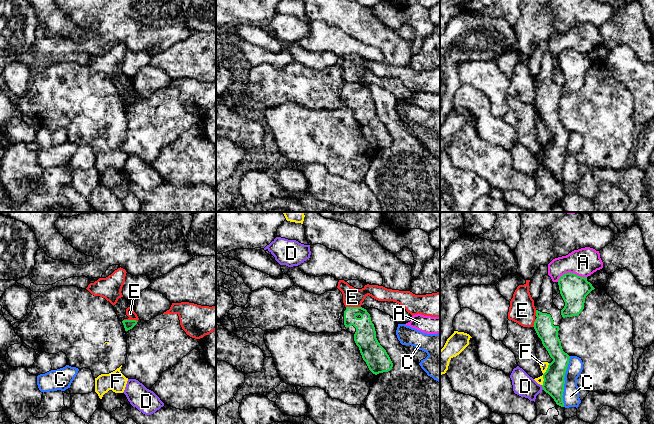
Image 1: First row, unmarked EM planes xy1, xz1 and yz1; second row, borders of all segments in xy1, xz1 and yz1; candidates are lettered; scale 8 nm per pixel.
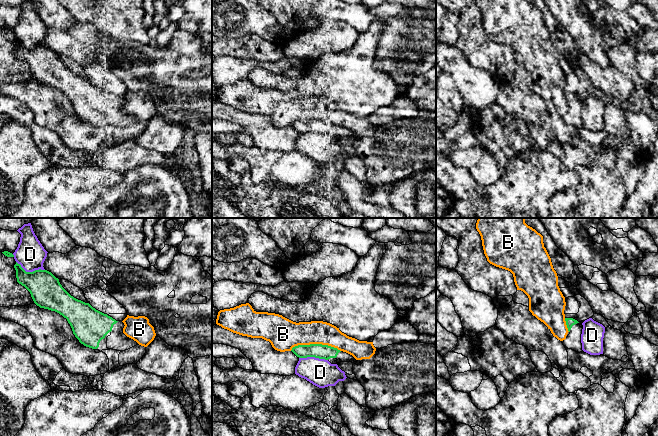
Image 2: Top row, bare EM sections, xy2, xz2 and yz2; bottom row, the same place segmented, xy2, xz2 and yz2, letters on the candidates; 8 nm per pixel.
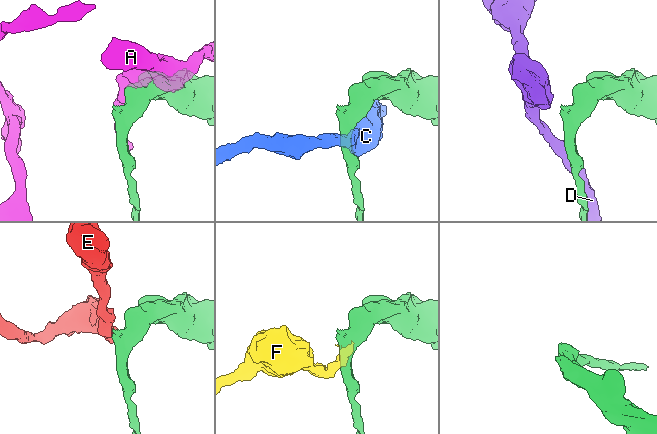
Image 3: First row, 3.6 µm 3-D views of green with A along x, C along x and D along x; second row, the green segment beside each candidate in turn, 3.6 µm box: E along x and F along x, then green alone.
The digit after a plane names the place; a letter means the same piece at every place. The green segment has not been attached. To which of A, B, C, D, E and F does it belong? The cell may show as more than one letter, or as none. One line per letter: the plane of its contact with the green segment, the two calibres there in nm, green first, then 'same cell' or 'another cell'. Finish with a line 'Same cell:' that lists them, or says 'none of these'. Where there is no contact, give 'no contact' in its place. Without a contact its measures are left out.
A: contact in yz1; calibres 220 and 220 nm; another cell
B: contact in xz2; calibres 120 and 240 nm; another cell
C: contact in yz1; calibres 170 and 130 nm; another cell
D: contact in xy2; calibres 260 and 240 nm; another cell
E: contact in xz1; calibres 170 and 160 nm; another cell
F: contact in yz1; calibres 170 and 60 nm; another cell
Same cell: none of these

